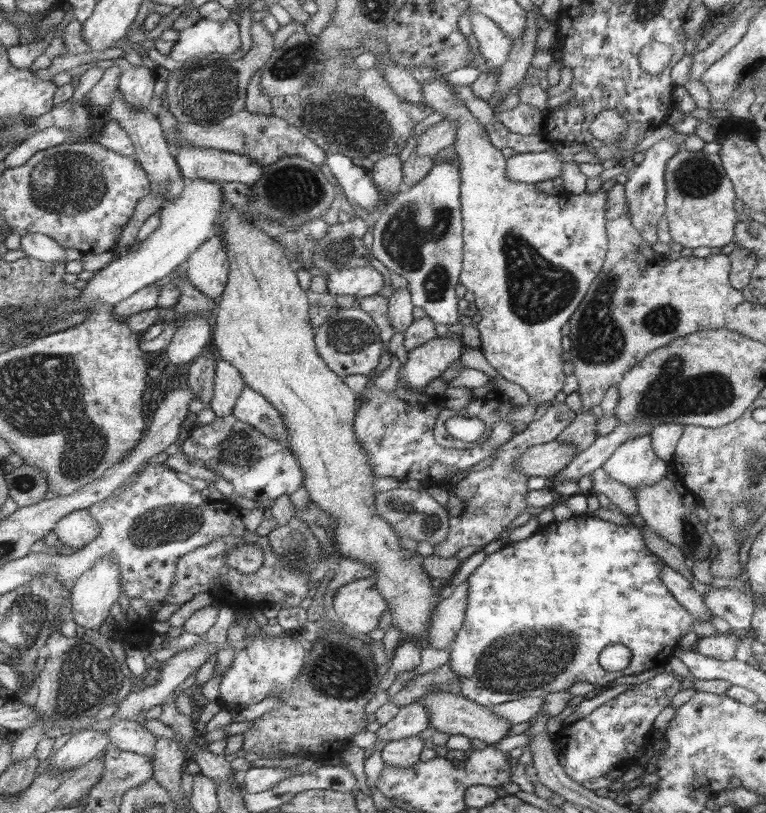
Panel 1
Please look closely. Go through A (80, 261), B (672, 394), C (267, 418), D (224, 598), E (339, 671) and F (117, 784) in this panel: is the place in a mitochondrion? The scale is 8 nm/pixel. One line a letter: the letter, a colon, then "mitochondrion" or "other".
A: other
B: mitochondrion
C: mitochondrion
D: other
E: mitochondrion
F: other

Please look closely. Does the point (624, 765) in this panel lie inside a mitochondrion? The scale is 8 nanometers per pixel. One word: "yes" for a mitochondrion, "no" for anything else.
no

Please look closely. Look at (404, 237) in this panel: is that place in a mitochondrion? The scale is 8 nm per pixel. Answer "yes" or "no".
yes

